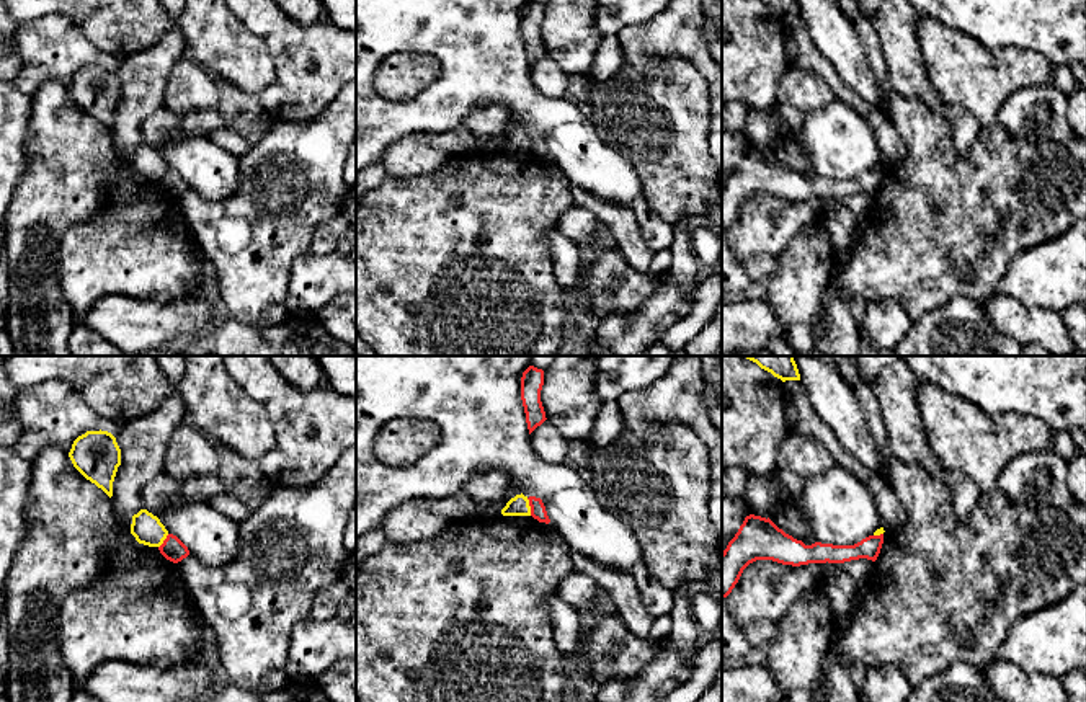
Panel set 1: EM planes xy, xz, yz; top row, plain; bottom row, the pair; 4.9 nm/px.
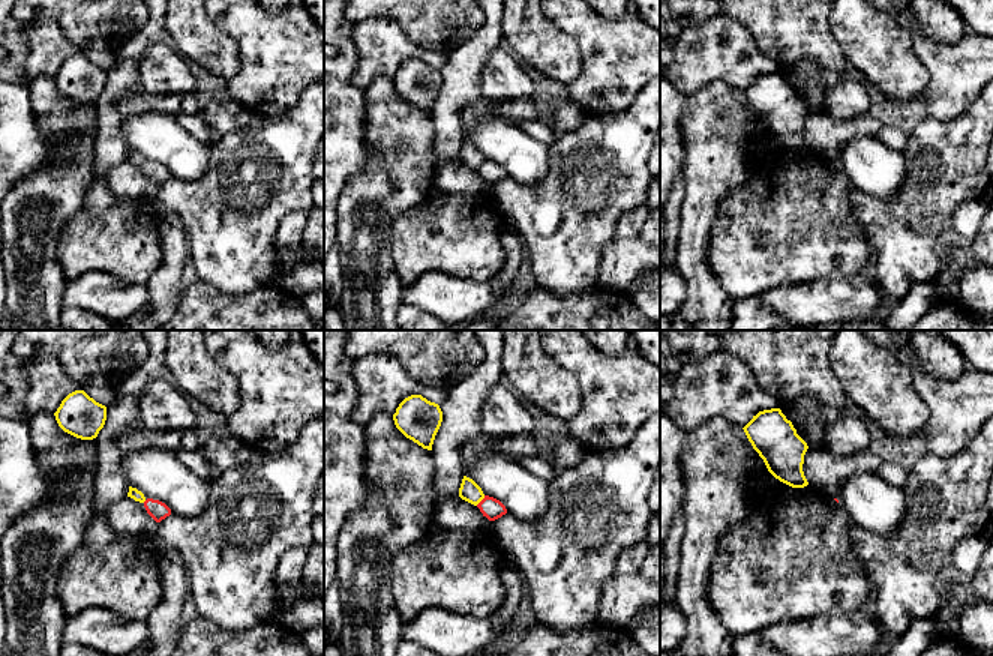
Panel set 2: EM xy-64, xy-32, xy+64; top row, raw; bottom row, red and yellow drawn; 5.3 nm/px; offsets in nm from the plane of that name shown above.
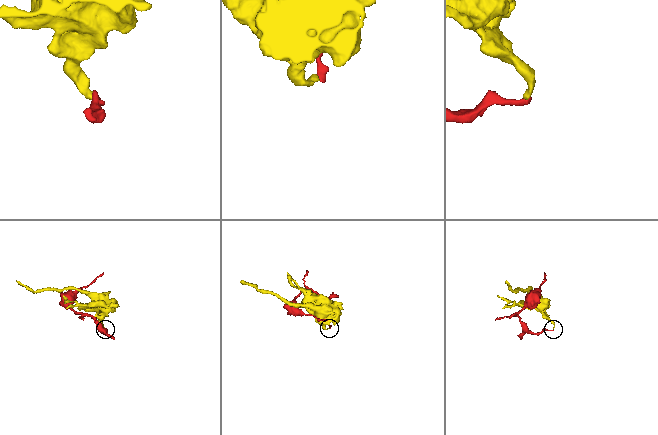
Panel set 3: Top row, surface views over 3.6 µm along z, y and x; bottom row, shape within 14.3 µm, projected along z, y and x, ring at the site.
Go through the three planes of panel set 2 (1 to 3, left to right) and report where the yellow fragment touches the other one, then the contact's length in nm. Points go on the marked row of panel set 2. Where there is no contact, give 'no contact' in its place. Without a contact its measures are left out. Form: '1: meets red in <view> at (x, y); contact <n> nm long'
1: no contact
2: meets red in xy-32 at (482, 500); contact 80 nm long
3: no contact

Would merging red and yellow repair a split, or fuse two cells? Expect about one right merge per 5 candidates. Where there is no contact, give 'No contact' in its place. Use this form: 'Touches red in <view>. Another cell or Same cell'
Touches red in xz. Another cell

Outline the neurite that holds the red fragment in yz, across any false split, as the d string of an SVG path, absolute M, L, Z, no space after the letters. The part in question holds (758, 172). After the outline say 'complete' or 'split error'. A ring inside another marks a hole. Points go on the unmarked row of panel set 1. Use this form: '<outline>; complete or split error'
M750 149L722 186L722 232L732 227L743 204L756 194L772 194L792 201L844 198L859 193L875 196L882 178L883 168L869 170L854 180L821 176L805 180L779 163L769 152Z; complete

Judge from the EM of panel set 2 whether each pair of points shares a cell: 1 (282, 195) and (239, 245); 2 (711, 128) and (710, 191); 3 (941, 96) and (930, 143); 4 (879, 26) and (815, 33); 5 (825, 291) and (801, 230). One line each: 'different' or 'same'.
1: same
2: same
3: different
4: different
5: different

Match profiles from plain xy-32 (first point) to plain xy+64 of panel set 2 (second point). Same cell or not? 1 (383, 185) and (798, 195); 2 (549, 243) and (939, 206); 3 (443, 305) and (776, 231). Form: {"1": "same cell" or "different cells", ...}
{"1": "different cells", "2": "same cell", "3": "different cells"}

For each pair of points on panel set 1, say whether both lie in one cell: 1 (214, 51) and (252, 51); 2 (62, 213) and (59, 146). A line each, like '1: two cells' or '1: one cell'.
1: one cell
2: one cell

